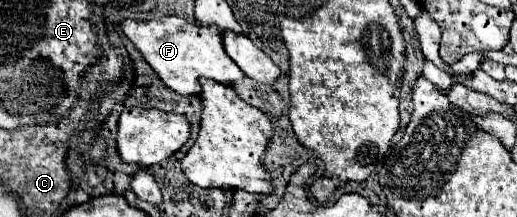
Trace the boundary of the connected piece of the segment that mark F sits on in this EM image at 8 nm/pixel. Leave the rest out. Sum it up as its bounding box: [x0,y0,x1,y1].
[122,18,244,96]

